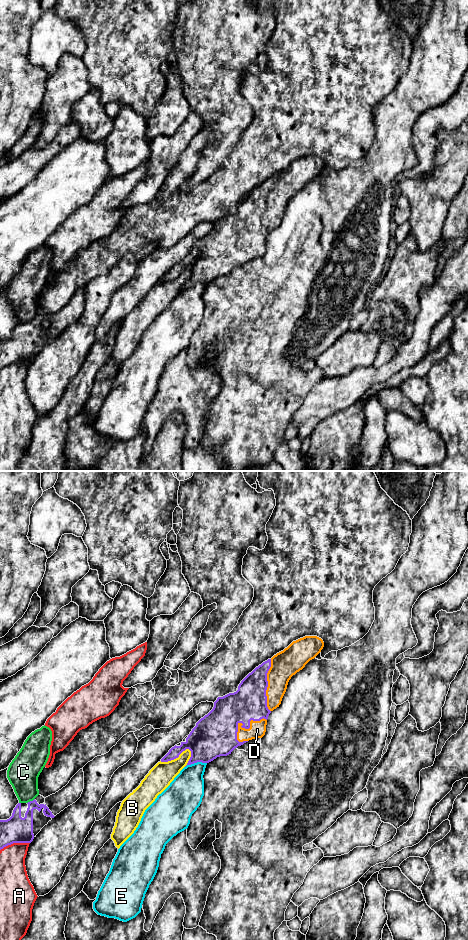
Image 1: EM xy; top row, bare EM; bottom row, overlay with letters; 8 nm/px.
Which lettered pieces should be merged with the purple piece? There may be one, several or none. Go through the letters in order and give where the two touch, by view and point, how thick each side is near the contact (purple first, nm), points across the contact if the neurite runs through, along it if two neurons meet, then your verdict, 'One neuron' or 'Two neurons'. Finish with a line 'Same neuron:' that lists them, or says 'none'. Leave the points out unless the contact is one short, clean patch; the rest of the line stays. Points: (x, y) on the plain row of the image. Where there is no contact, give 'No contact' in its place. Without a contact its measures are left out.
A: Touches purple at xy (14, 362). Thickness 220 nm (purple) against 220 nm. Two neurons
B: Touches purple at xy (175, 278). Thickness 240 nm (purple) against 190 nm. Two neurons
C: Touches purple at xy (30, 321). Thickness 200 nm (purple) against 260 nm. Two neurons
D: Touches purple at xy (245, 248). Thickness 340 nm (purple) against 130 nm. One neuron
E: Touches purple at xy (195, 282). Thickness 320 nm (purple) against 280 nm. Two neurons
Same neuron: D

